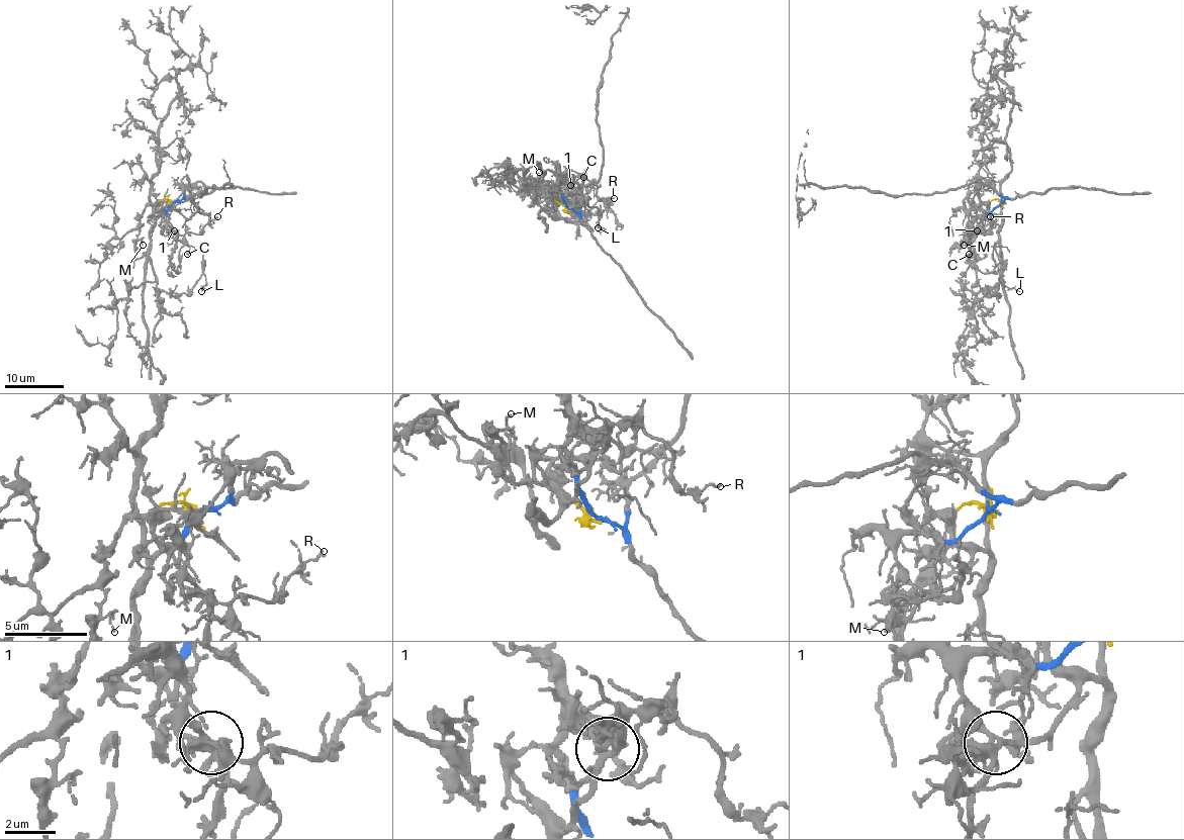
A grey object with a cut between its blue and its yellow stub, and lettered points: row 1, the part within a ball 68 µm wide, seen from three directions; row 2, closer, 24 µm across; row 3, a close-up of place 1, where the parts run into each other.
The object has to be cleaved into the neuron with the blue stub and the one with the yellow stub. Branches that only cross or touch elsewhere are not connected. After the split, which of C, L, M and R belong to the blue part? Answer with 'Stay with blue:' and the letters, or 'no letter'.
Stay with blue: no letter

